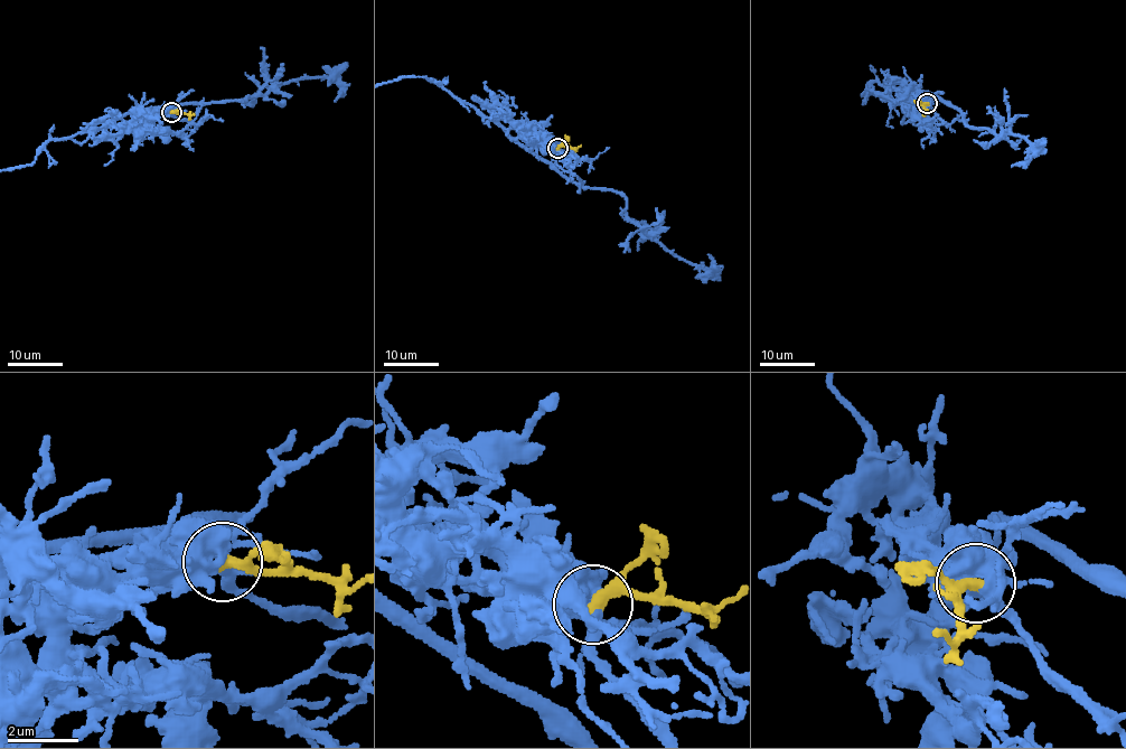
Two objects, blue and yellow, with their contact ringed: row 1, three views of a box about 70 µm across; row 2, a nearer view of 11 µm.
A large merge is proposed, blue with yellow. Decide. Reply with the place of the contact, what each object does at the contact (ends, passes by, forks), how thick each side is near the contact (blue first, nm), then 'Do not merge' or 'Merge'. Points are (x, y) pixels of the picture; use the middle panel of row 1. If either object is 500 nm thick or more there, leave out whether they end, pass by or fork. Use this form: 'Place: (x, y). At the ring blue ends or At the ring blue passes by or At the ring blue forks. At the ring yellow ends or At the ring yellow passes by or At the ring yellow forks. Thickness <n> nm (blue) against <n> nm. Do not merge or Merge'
Place: (557, 148). At the ring blue forks. At the ring yellow passes by. Thickness 320 nm (blue) against 260 nm. Merge

